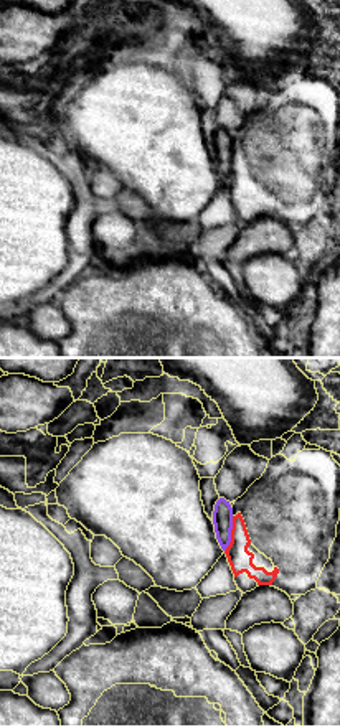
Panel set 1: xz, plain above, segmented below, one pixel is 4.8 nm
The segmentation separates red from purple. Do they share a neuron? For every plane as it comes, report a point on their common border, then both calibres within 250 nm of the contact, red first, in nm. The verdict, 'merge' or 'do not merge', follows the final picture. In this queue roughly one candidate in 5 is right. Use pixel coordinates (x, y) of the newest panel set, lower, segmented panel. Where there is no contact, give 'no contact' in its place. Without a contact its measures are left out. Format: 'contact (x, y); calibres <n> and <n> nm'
contact (231, 534); calibres 120 and 100 nm

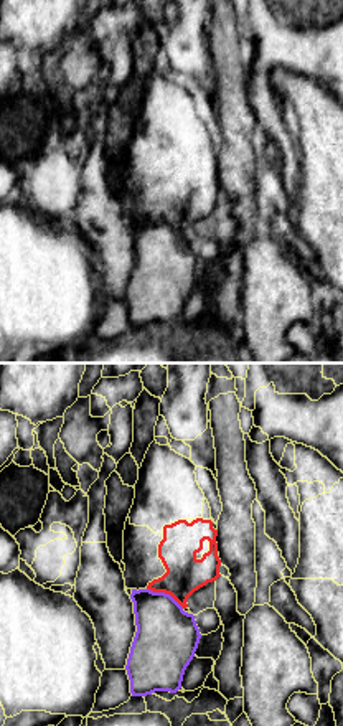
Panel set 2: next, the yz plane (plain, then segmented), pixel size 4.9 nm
contact (165, 593); calibres 190 and 300 nm

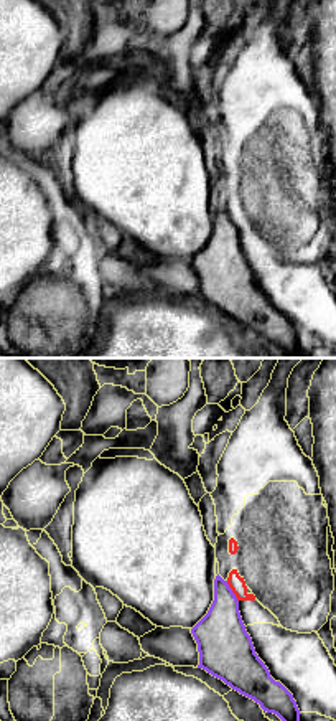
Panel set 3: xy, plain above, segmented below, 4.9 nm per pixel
contact (233, 591); calibres 80 and 260 nm

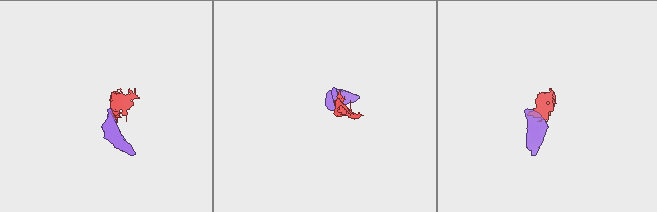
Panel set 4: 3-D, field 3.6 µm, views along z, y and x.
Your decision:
do not merge

